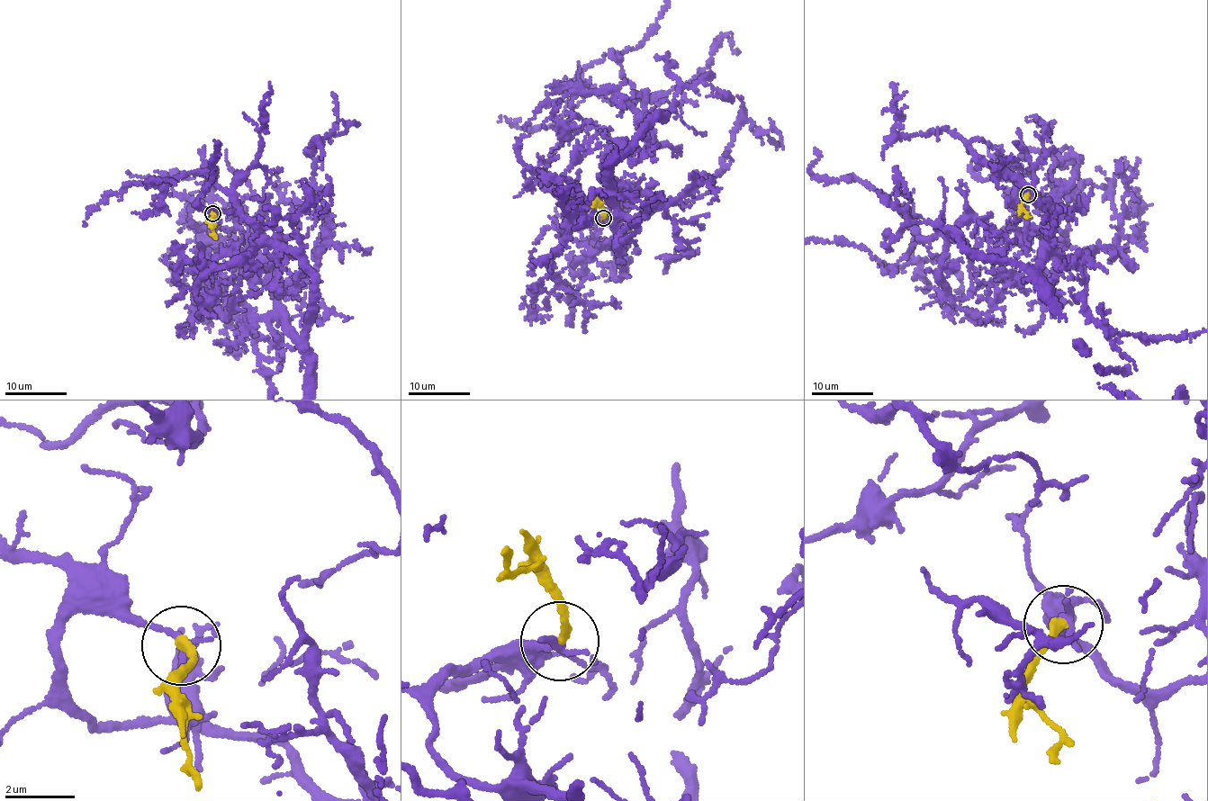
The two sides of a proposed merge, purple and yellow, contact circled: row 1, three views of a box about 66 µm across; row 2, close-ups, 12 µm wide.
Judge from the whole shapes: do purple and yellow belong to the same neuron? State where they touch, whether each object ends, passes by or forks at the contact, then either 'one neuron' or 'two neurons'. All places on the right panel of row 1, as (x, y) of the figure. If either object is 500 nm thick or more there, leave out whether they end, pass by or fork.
at (1028, 194); purple passes by; yellow ends there; two neurons

